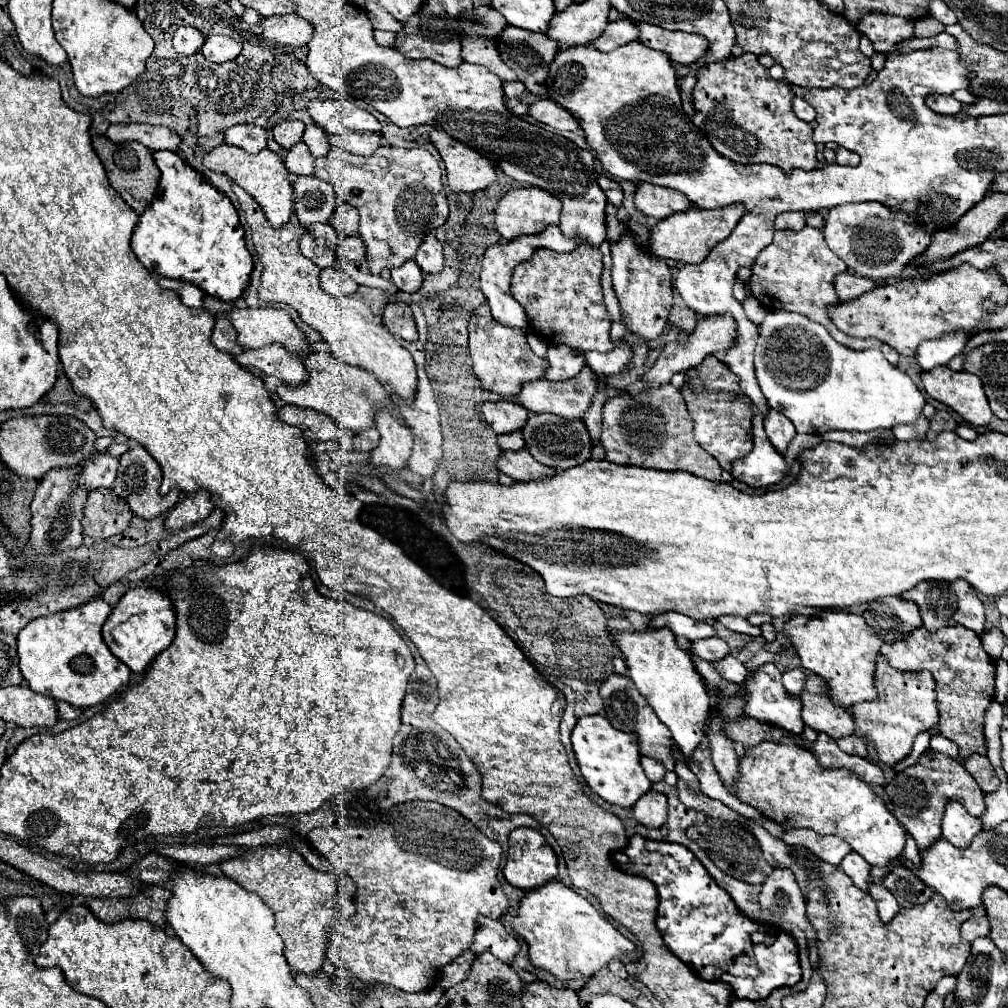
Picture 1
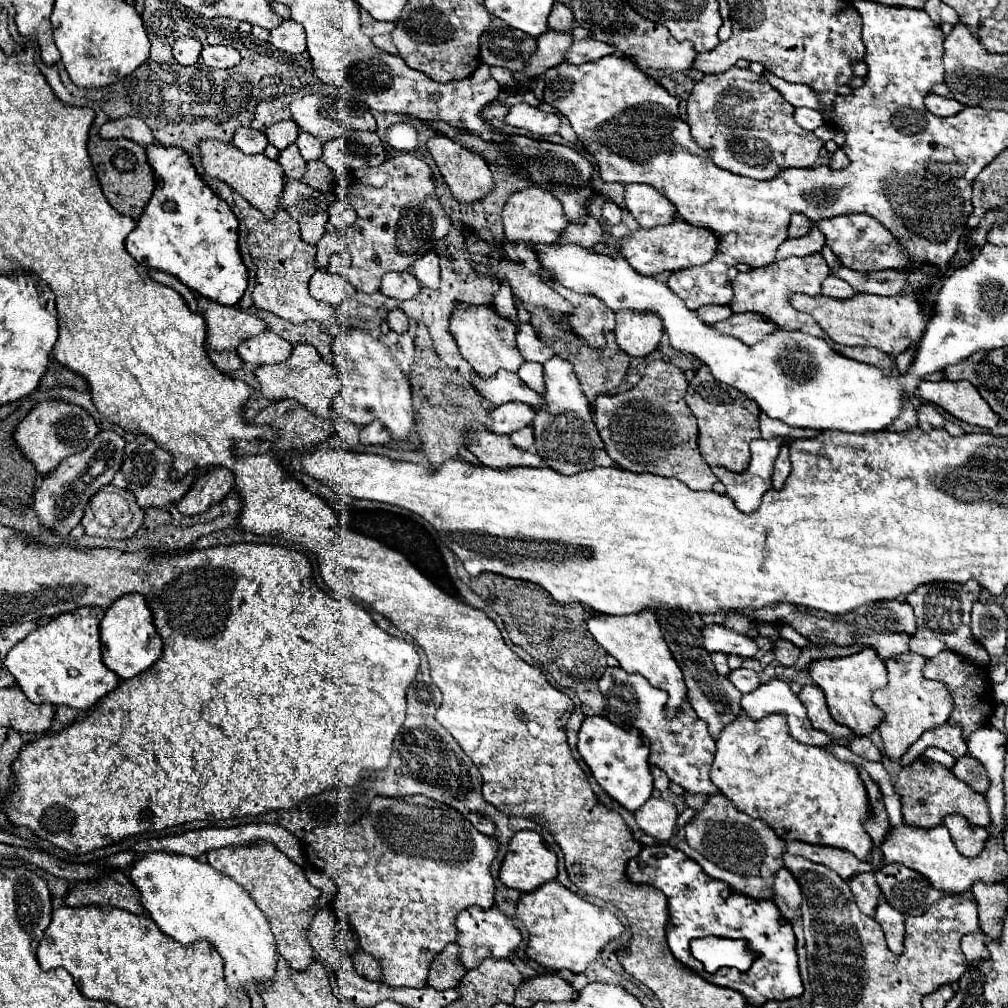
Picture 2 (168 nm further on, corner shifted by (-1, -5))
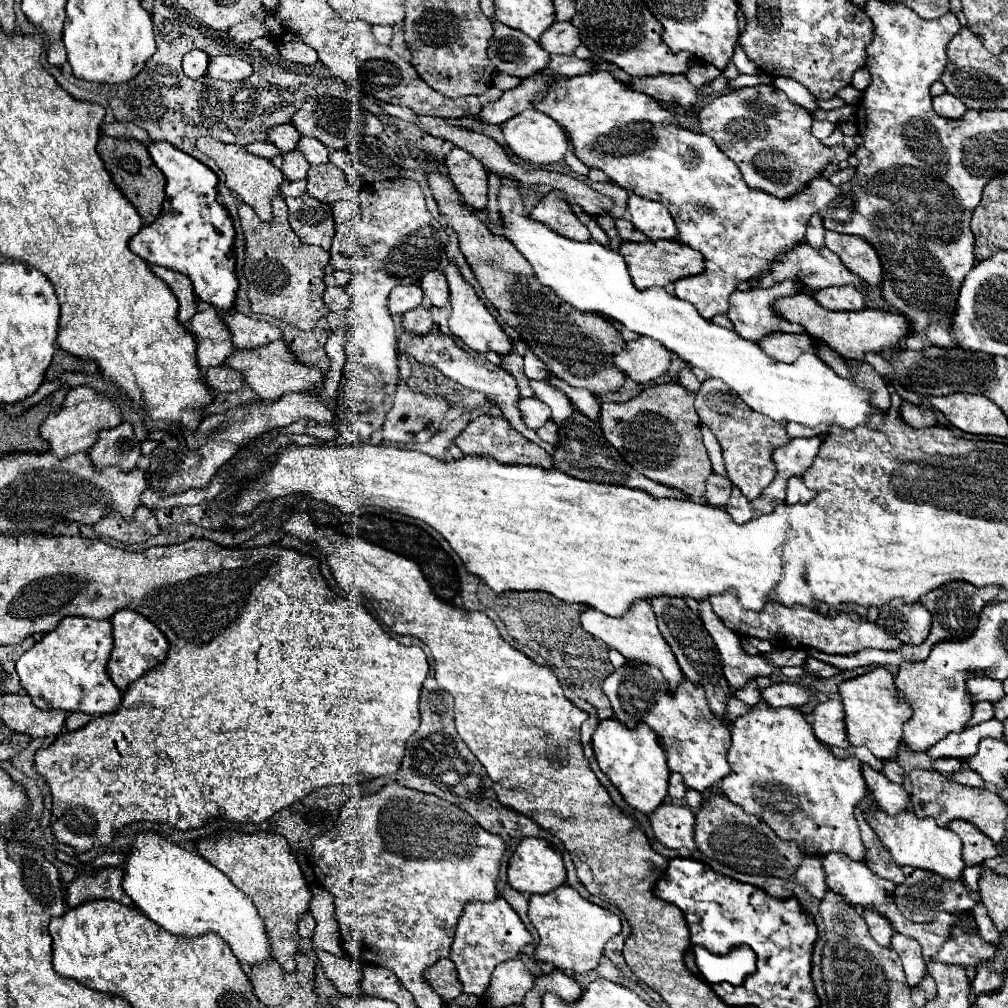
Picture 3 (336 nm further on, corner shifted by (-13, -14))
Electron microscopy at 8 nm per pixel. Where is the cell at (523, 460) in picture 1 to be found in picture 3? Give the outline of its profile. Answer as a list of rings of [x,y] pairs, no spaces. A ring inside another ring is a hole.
[[[486,414],[478,416],[464,428],[464,432],[456,438],[454,444],[468,456],[490,456],[500,464],[528,464],[528,466],[540,466],[540,468],[548,468],[548,470],[554,466],[548,452],[544,452],[534,442],[526,440],[502,416],[498,416],[498,418],[490,418]]]

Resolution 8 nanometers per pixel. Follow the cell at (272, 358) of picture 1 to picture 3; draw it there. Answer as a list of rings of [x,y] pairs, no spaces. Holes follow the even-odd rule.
[[[226,312],[224,320],[232,332],[232,340],[236,348],[258,348],[262,344],[270,344],[270,340],[280,340],[282,330],[266,320],[254,320],[240,312]]]

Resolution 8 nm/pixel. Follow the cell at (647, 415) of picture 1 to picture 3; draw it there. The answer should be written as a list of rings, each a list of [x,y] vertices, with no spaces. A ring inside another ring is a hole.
[[[664,382],[654,384],[642,390],[640,396],[616,404],[616,402],[604,402],[600,408],[600,428],[606,436],[606,440],[624,456],[624,460],[636,470],[648,476],[654,482],[660,482],[668,488],[676,488],[686,492],[694,502],[700,502],[706,494],[706,480],[712,474],[712,466],[706,454],[706,448],[702,444],[702,424],[694,410],[696,394],[688,392],[680,382]]]

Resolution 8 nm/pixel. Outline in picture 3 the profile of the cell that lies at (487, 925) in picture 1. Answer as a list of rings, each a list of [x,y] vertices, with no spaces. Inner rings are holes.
[[[498,896],[494,902],[470,902],[464,908],[462,918],[458,920],[454,944],[452,944],[452,954],[450,960],[456,964],[458,978],[464,986],[466,994],[482,996],[492,970],[504,962],[516,958],[526,944],[532,942],[530,932],[518,918],[518,914],[510,908],[510,904]]]

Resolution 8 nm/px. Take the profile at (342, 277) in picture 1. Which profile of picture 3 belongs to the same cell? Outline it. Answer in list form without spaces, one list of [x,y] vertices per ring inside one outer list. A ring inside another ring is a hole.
[[[328,286],[324,292],[324,304],[328,310],[346,310],[350,306],[350,296],[344,286]]]

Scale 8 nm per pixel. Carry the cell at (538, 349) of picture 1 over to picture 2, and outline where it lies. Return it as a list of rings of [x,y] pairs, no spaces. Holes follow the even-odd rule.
[[[524,363],[520,369],[518,369],[518,375],[520,379],[532,389],[536,391],[538,395],[544,395],[546,391],[546,385],[544,385],[544,379],[542,379],[542,365],[540,363]]]

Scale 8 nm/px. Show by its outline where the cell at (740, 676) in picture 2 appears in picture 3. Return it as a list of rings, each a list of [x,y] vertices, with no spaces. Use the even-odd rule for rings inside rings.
[[[772,684],[768,688],[764,688],[760,692],[760,698],[768,704],[768,706],[802,706],[808,702],[808,694],[802,686],[798,684]]]

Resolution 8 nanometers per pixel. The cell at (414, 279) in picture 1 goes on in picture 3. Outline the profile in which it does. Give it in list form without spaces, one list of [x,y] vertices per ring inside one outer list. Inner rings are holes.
[[[418,284],[410,286],[394,286],[388,296],[388,310],[392,316],[402,316],[408,310],[414,310],[422,304],[424,292]]]

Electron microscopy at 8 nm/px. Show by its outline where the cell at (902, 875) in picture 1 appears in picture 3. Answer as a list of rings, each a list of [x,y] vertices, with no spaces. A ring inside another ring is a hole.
[[[902,868],[906,880],[902,884],[898,884],[898,892],[894,892],[894,900],[898,900],[898,910],[910,918],[912,922],[930,922],[934,920],[934,916],[938,916],[938,912],[962,912],[962,910],[972,910],[974,908],[974,900],[968,896],[968,890],[964,888],[962,882],[948,882],[942,876],[934,874],[934,872],[922,872],[918,868]]]

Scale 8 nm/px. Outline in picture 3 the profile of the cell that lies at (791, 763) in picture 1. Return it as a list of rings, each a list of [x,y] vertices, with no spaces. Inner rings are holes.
[[[756,704],[748,714],[740,716],[738,720],[734,720],[732,724],[732,746],[728,750],[728,764],[730,764],[730,774],[722,778],[720,782],[720,788],[722,792],[726,794],[726,798],[738,806],[744,808],[746,814],[752,814],[756,818],[760,818],[762,822],[766,822],[782,840],[792,840],[798,844],[798,848],[806,854],[806,856],[824,856],[828,852],[842,852],[846,856],[850,856],[852,860],[864,860],[866,856],[866,848],[862,844],[862,838],[860,838],[860,830],[858,830],[858,824],[856,824],[856,818],[854,818],[854,808],[856,804],[868,794],[868,786],[864,782],[864,776],[862,776],[862,764],[858,758],[850,756],[848,760],[838,760],[830,748],[826,744],[822,744],[814,732],[812,732],[812,726],[810,722],[806,720],[806,716],[798,710],[798,708],[768,708],[768,706],[762,706],[762,704]]]

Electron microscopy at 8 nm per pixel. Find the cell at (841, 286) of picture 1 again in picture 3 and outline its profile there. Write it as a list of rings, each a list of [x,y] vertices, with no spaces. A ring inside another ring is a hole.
[[[830,286],[822,288],[816,294],[812,294],[818,304],[822,304],[826,310],[862,310],[864,298],[858,288],[854,286]]]

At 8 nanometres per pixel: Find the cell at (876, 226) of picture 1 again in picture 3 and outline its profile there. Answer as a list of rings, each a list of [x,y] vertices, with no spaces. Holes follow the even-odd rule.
[[[826,230],[826,248],[836,252],[848,270],[858,274],[870,286],[882,284],[882,264],[878,260],[878,252],[870,246],[868,240]]]

